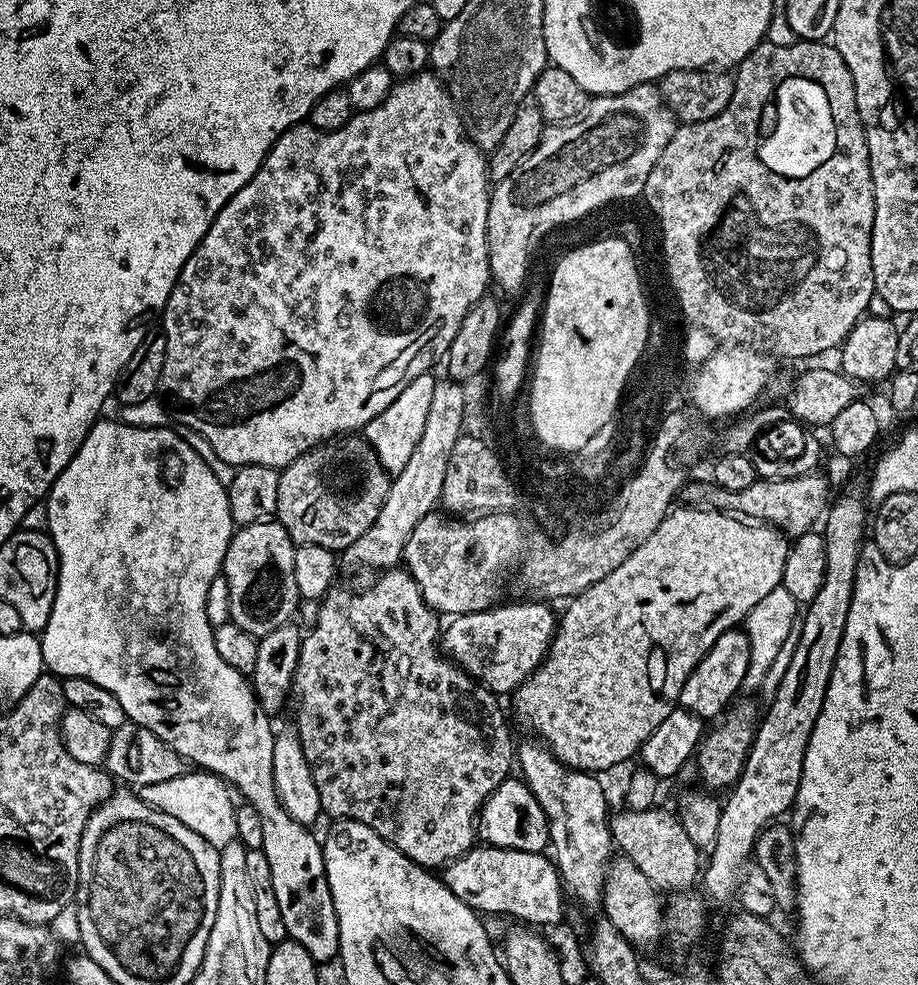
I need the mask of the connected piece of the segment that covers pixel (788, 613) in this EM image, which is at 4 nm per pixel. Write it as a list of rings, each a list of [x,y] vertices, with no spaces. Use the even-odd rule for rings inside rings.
[[[782,586],[770,590],[770,594],[766,594],[766,598],[762,598],[754,610],[750,610],[746,631],[750,642],[750,670],[744,679],[743,691],[747,693],[761,688],[765,697],[770,698],[778,690],[782,674],[786,674],[790,667],[790,658],[794,658],[794,646],[798,646],[798,605],[790,590]]]

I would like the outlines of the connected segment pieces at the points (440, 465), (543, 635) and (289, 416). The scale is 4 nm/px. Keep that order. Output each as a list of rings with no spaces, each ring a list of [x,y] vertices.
[[[447,378],[437,379],[430,410],[426,413],[426,427],[422,429],[422,438],[418,438],[418,446],[414,446],[414,454],[410,454],[410,462],[406,462],[403,470],[391,477],[386,502],[382,502],[382,510],[378,510],[374,526],[370,526],[370,530],[366,530],[358,542],[344,549],[343,563],[345,560],[356,568],[375,570],[387,570],[401,563],[404,543],[406,538],[410,538],[410,530],[414,530],[422,518],[433,515],[435,508],[432,507],[440,504],[450,450],[454,450],[454,442],[462,435],[462,392],[462,383]]]
[[[501,602],[484,612],[451,617],[442,632],[443,651],[456,667],[491,692],[515,692],[516,687],[544,661],[558,623],[557,613],[552,613],[547,603],[532,603],[536,604]]]
[[[425,70],[416,76],[410,76],[393,83],[390,94],[382,103],[365,112],[356,112],[350,118],[350,122],[346,122],[346,126],[342,126],[338,130],[323,132],[307,122],[295,124],[293,128],[286,130],[274,142],[274,146],[268,151],[266,158],[258,166],[254,178],[250,178],[250,182],[246,182],[246,186],[242,186],[242,190],[238,190],[238,194],[234,194],[228,199],[226,206],[222,206],[218,210],[210,230],[206,230],[202,242],[193,250],[190,258],[182,266],[182,270],[176,279],[176,284],[172,288],[170,298],[164,307],[162,313],[164,325],[162,325],[162,331],[166,338],[166,358],[162,362],[162,378],[160,379],[158,392],[166,401],[174,420],[177,420],[177,425],[202,434],[202,438],[206,438],[206,442],[210,442],[210,446],[214,446],[214,451],[218,454],[218,458],[222,458],[222,462],[233,466],[257,464],[258,466],[270,466],[277,470],[283,470],[287,464],[294,462],[294,458],[306,454],[325,440],[339,438],[345,434],[359,433],[379,412],[386,410],[386,406],[390,406],[390,402],[394,402],[394,398],[398,398],[398,394],[402,394],[402,390],[406,390],[406,386],[410,386],[410,382],[414,382],[414,378],[418,378],[427,372],[432,372],[435,369],[435,364],[439,360],[441,363],[447,357],[450,342],[454,342],[454,334],[458,334],[458,326],[462,326],[462,318],[466,318],[470,306],[474,306],[474,302],[478,302],[478,298],[482,298],[489,291],[489,195],[490,177],[488,175],[485,153],[481,152],[475,142],[470,140],[465,134],[464,120],[456,108],[456,103],[452,101],[451,94],[444,87],[444,81],[432,70]]]

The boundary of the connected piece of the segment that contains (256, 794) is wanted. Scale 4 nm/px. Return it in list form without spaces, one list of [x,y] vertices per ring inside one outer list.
[[[97,419],[88,431],[88,436],[82,442],[82,446],[74,454],[74,458],[58,474],[48,491],[46,503],[48,505],[47,535],[52,537],[52,544],[56,548],[56,593],[54,594],[54,606],[50,610],[50,622],[46,622],[43,632],[39,633],[38,639],[45,669],[57,678],[77,676],[78,678],[90,678],[98,682],[122,705],[126,710],[128,720],[138,726],[146,726],[162,742],[170,745],[185,761],[194,763],[203,771],[211,772],[212,775],[220,777],[227,782],[237,793],[244,795],[243,799],[258,812],[262,820],[262,851],[266,854],[266,862],[270,862],[272,871],[272,885],[274,886],[274,898],[278,902],[278,910],[282,910],[282,922],[286,922],[288,939],[298,942],[306,954],[316,961],[317,965],[324,966],[327,960],[335,961],[340,950],[340,935],[338,934],[338,914],[334,910],[334,898],[330,894],[330,882],[326,878],[326,866],[324,865],[324,849],[321,841],[316,840],[312,833],[313,829],[306,824],[299,824],[280,805],[276,797],[274,786],[274,742],[276,736],[272,732],[272,724],[269,713],[260,708],[256,696],[252,692],[249,677],[242,675],[234,666],[226,666],[222,657],[218,655],[218,649],[214,647],[214,625],[206,618],[206,590],[210,590],[210,582],[221,575],[224,567],[224,555],[228,549],[228,543],[232,540],[234,525],[230,514],[230,502],[228,501],[228,489],[218,478],[214,478],[214,470],[198,458],[198,450],[190,446],[180,436],[179,431],[171,427],[163,428],[141,428],[135,424],[125,424],[119,419],[104,420]]]

